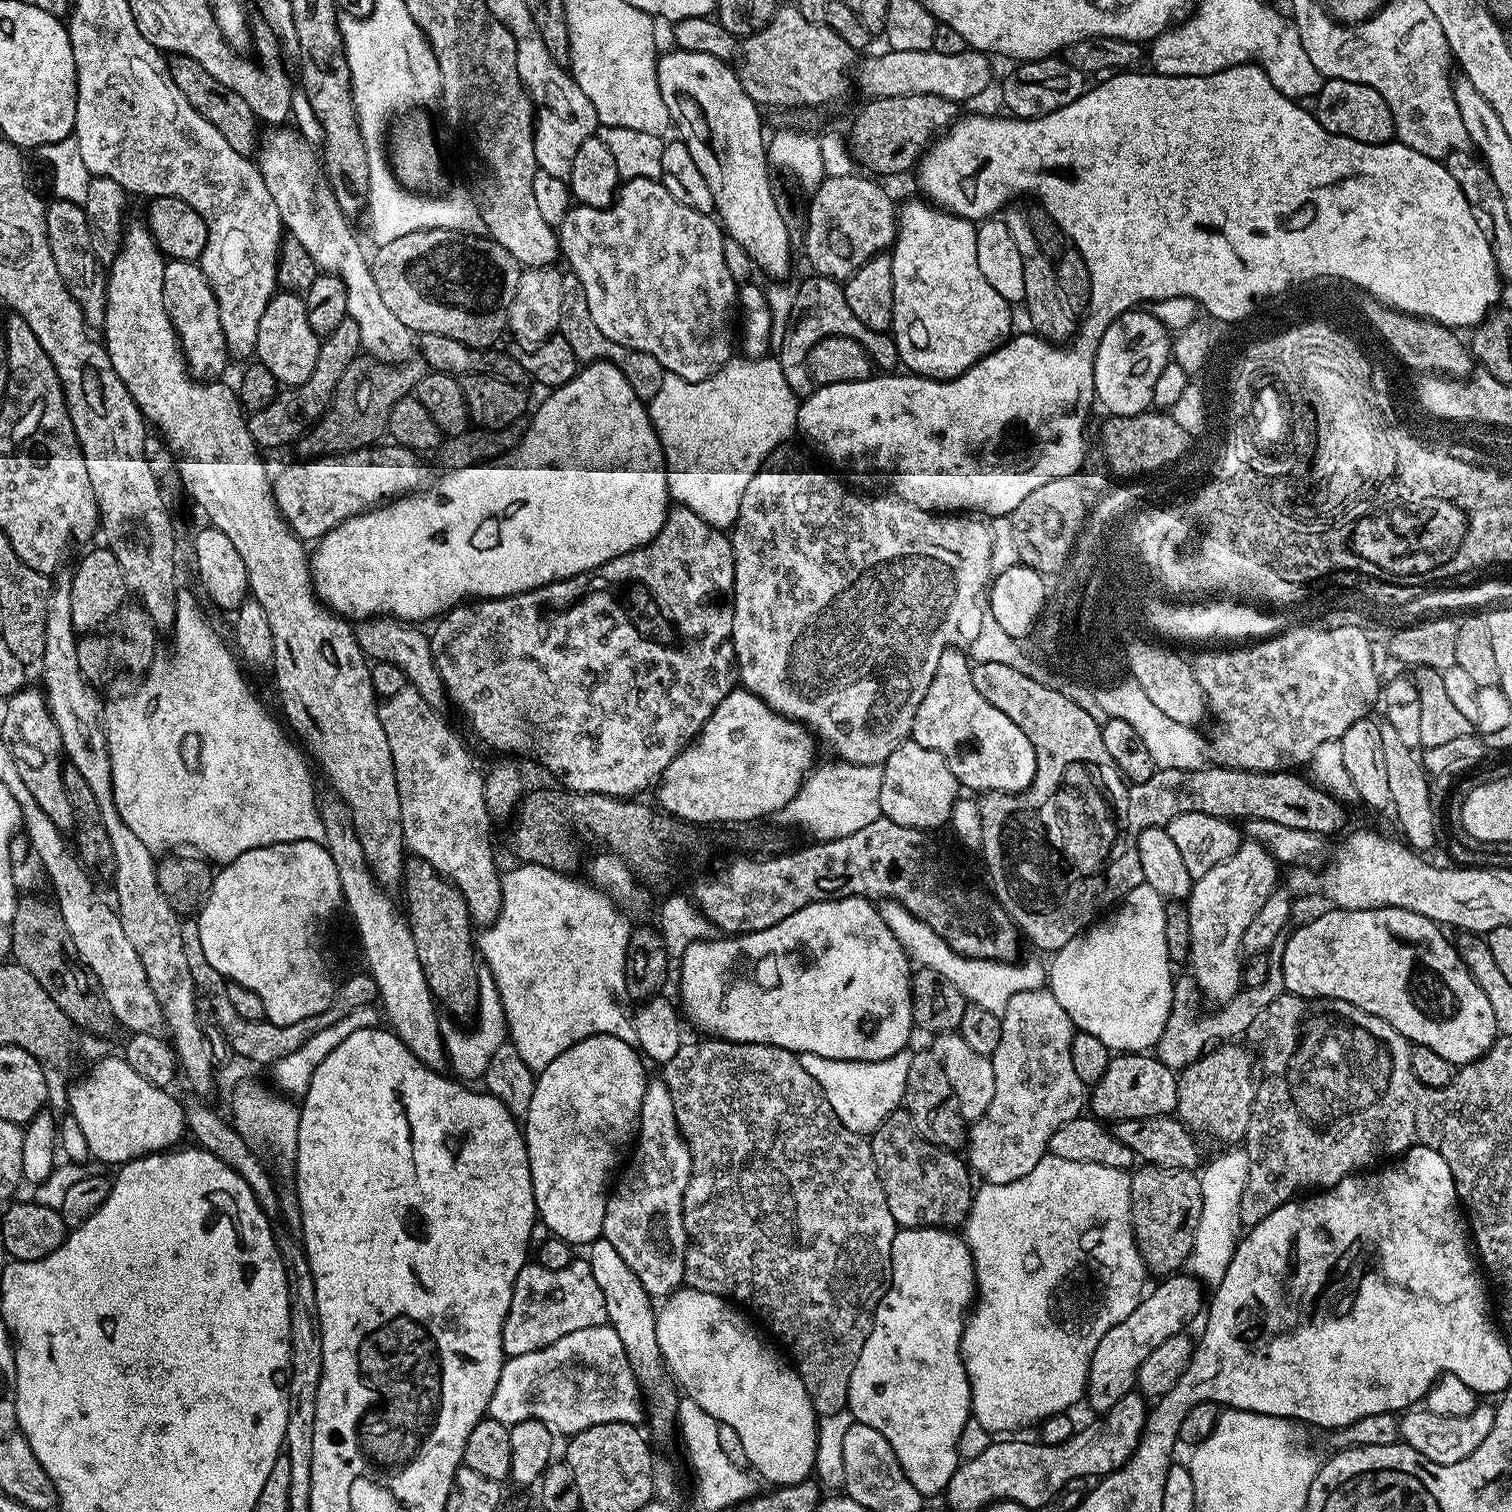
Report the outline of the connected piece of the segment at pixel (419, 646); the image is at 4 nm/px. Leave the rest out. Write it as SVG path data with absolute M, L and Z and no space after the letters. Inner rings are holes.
M377 616L371 620L359 621L359 623L355 625L354 631L356 633L358 646L363 650L365 656L382 664L398 666L398 670L402 670L405 681L407 681L411 687L416 688L418 694L422 694L422 698L427 704L440 706L440 703L445 703L446 700L444 685L440 682L440 675L438 674L436 663L432 657L432 641L429 633L427 631L423 632L420 628L423 627L417 626L412 622L394 620L391 616Z

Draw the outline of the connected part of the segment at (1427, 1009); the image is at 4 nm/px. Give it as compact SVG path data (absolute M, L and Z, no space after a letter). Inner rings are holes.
M1333 907L1328 911L1332 912L1324 912L1321 916L1314 917L1309 924L1304 924L1301 928L1294 929L1295 927L1293 927L1291 929L1286 942L1285 954L1282 955L1284 986L1291 995L1350 1002L1354 1006L1366 1010L1366 1014L1374 1014L1378 1018L1390 1022L1390 1026L1394 1026L1394 1030L1398 1030L1398 1034L1402 1034L1412 1044L1421 1044L1430 1050L1434 1050L1434 1054L1442 1054L1442 1058L1446 1058L1446 1062L1450 1062L1453 1066L1475 1065L1480 1057L1488 1053L1490 1046L1496 1041L1498 1035L1494 1022L1494 1010L1486 999L1486 994L1482 994L1478 982L1474 982L1474 978L1468 972L1468 967L1460 960L1460 953L1456 951L1453 941L1444 937L1445 929L1441 925L1422 914L1414 914L1414 910L1406 910L1405 908L1346 910L1345 908Z

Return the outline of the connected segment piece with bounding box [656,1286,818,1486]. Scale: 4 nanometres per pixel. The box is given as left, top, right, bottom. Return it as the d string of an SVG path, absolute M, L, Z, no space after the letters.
M681 1286L661 1304L664 1305L659 1305L656 1313L656 1341L664 1367L679 1391L687 1399L698 1402L698 1406L715 1418L717 1424L730 1426L738 1433L742 1450L746 1450L748 1468L761 1481L769 1480L769 1485L783 1486L800 1484L809 1479L815 1466L818 1417L795 1367L787 1359L784 1361L770 1345L763 1344L759 1334L752 1329L751 1322L743 1316L745 1313L723 1296Z

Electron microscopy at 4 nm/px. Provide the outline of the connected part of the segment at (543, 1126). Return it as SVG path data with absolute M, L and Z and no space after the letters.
M590 1036L570 1046L536 1076L530 1110L522 1117L524 1144L528 1147L532 1175L531 1192L536 1199L539 1223L545 1224L551 1235L570 1245L592 1244L604 1235L610 1185L614 1173L629 1155L640 1126L642 1094L650 1079L649 1073L644 1073L643 1063L641 1053L621 1038Z

